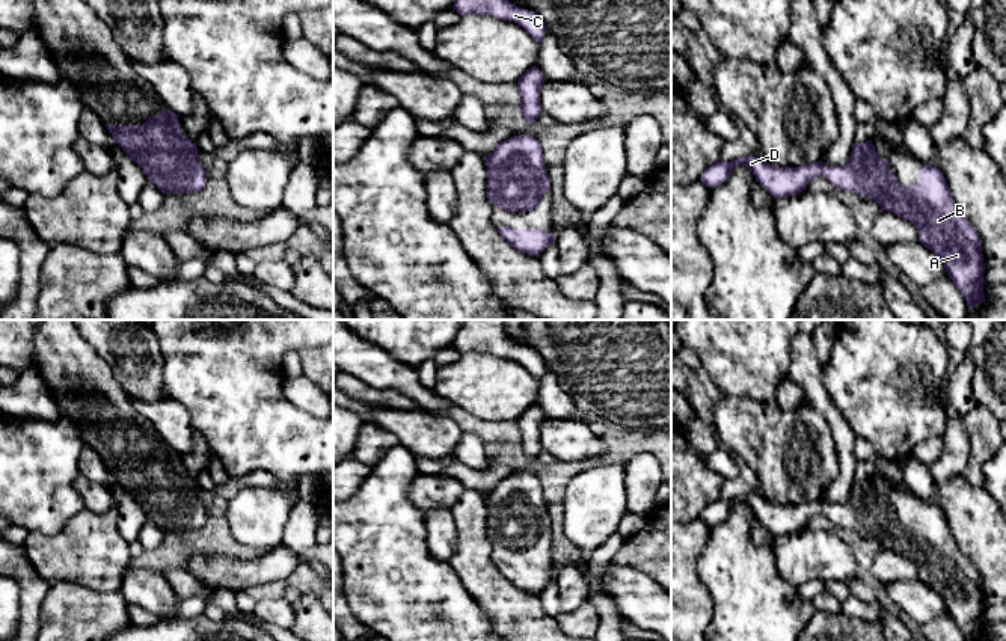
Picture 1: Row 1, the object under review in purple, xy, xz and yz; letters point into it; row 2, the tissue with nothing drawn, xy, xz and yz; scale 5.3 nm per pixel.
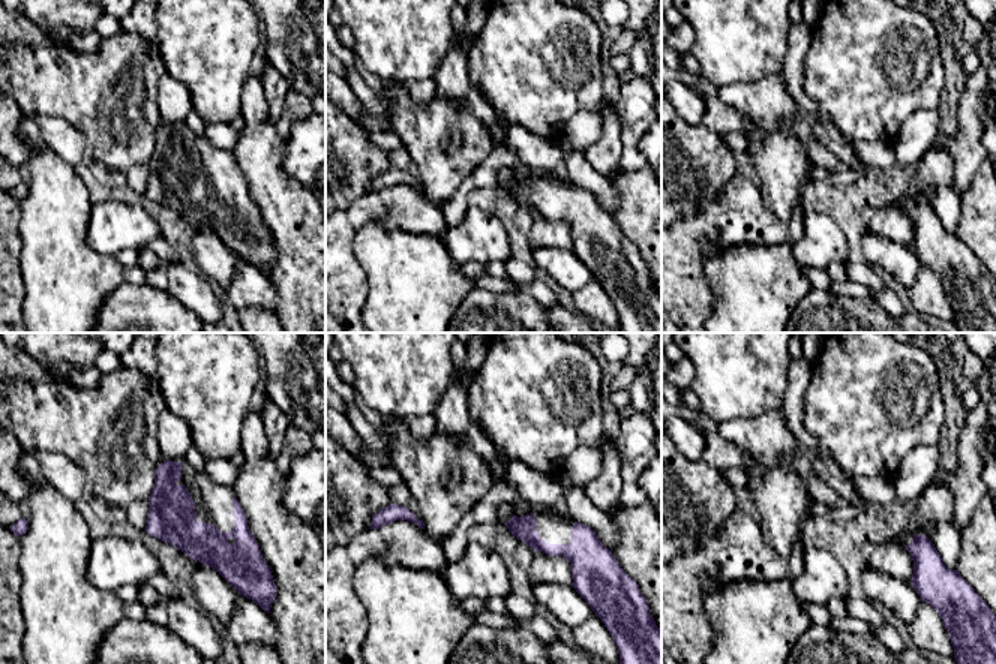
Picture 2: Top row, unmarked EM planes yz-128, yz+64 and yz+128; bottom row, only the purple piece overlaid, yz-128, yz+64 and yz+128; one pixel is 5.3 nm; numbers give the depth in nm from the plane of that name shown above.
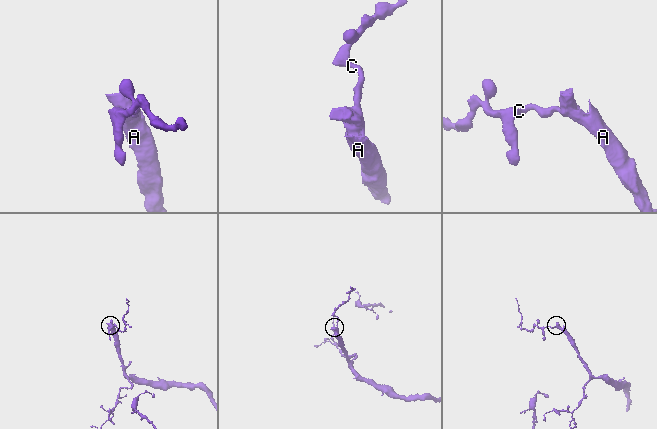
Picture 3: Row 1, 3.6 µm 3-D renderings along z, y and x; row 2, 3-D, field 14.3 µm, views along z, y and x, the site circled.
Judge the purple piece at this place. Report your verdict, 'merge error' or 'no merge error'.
no merge error

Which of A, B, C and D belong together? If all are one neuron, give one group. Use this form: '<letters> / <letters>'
A B C D

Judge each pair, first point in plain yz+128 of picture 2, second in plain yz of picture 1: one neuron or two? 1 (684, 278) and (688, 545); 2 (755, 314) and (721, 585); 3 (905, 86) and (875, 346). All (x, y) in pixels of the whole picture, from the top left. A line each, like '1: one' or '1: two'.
1: one
2: one
3: one

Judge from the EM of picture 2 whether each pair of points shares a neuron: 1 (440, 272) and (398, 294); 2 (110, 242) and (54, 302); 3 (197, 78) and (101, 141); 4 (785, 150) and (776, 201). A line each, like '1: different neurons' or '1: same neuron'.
1: same neuron
2: different neurons
3: different neurons
4: same neuron

